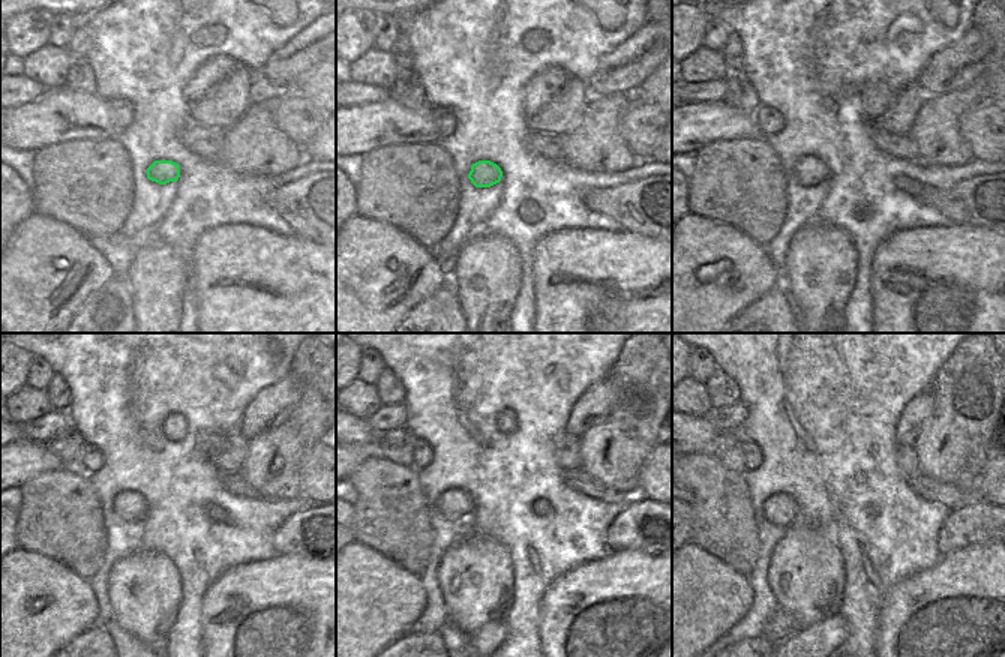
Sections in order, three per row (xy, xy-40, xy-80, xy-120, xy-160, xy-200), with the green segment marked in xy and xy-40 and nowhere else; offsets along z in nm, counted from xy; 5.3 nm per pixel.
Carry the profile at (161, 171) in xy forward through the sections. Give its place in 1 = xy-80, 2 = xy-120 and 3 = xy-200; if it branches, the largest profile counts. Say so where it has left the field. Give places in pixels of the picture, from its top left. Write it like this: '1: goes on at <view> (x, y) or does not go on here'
1: goes on at xy-80 (810, 171)
2: goes on at xy-120 (128, 504)
3: goes on at xy-200 (780, 509)

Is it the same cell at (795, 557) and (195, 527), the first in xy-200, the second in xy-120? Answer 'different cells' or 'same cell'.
different cells

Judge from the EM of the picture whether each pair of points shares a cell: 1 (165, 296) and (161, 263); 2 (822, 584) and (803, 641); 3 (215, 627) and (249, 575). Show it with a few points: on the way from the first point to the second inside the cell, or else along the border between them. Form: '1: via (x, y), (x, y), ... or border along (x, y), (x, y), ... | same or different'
1: via (161, 288), (161, 270) | same
2: border along (837, 611), (801, 629) | different
3: via (212, 614), (225, 600), (225, 596), (236, 588) | same

